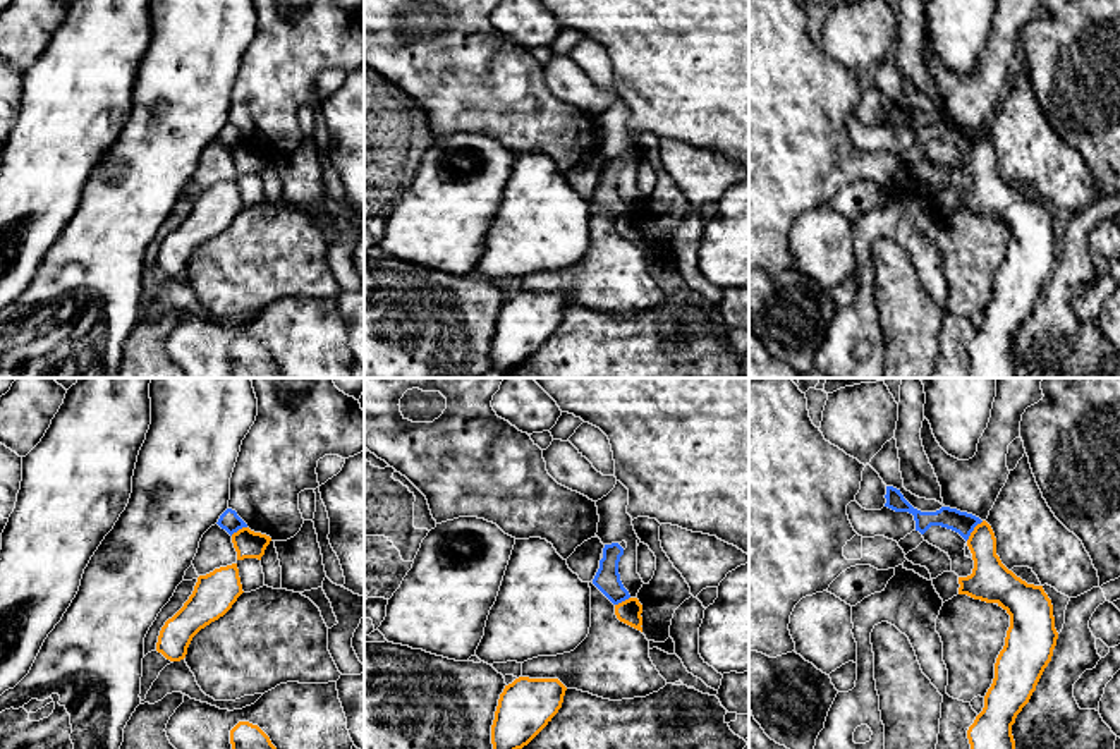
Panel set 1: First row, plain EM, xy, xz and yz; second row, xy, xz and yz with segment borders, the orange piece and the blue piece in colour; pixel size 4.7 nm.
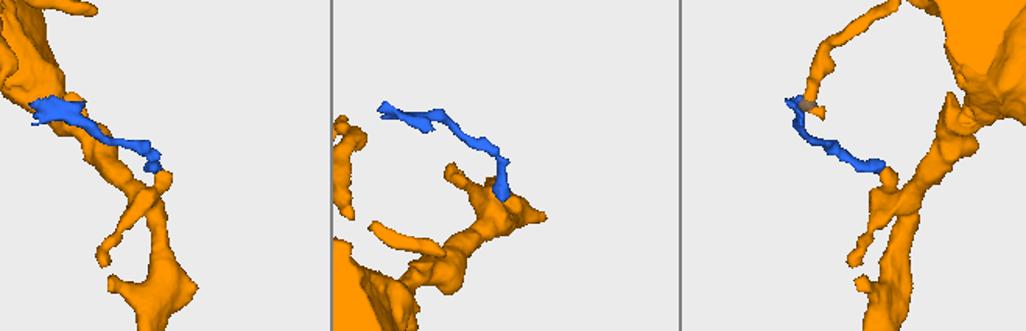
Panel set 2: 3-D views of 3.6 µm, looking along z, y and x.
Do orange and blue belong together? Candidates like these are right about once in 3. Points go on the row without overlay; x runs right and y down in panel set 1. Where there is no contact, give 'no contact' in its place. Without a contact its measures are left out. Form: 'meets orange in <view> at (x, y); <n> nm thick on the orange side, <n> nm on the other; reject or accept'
meets orange in yz at (974, 145); 190 nm thick on the orange side, 110 nm on the other; reject

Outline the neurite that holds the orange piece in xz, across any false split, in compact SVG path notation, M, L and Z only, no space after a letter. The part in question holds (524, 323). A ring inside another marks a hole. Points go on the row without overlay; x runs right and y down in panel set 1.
M519 292L505 301L491 340L493 368L505 374L527 361L558 328L565 306L558 294Z

